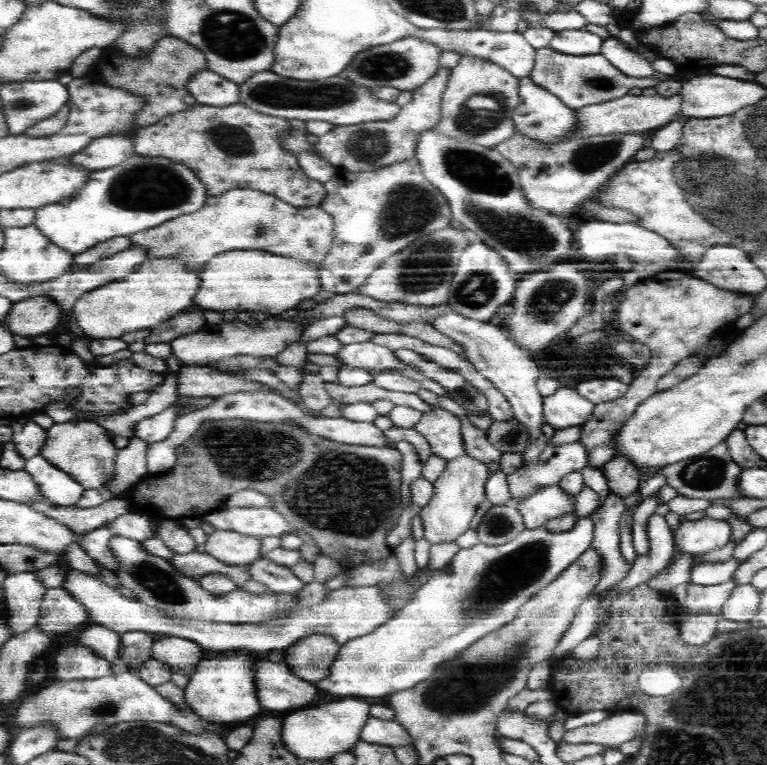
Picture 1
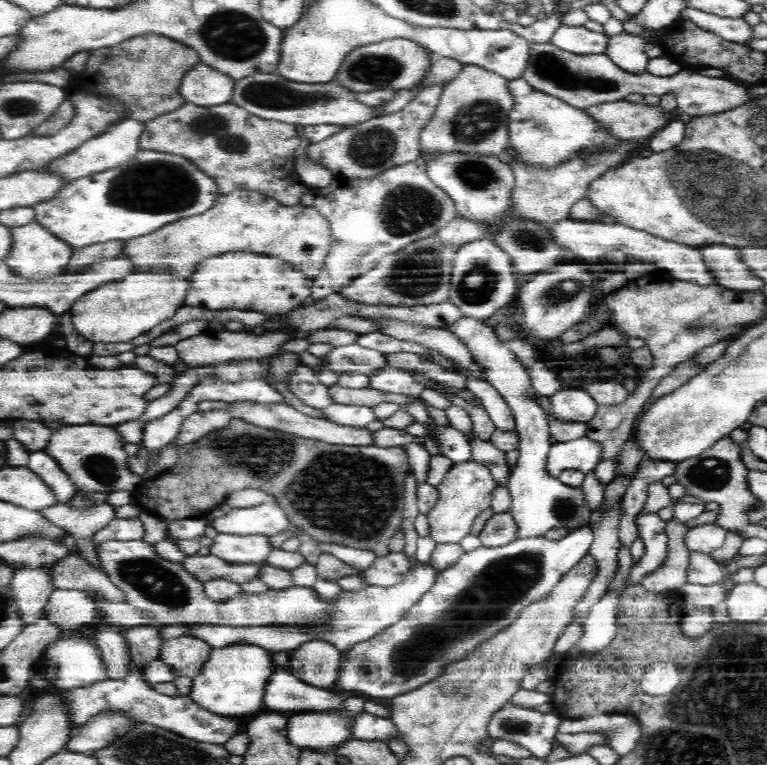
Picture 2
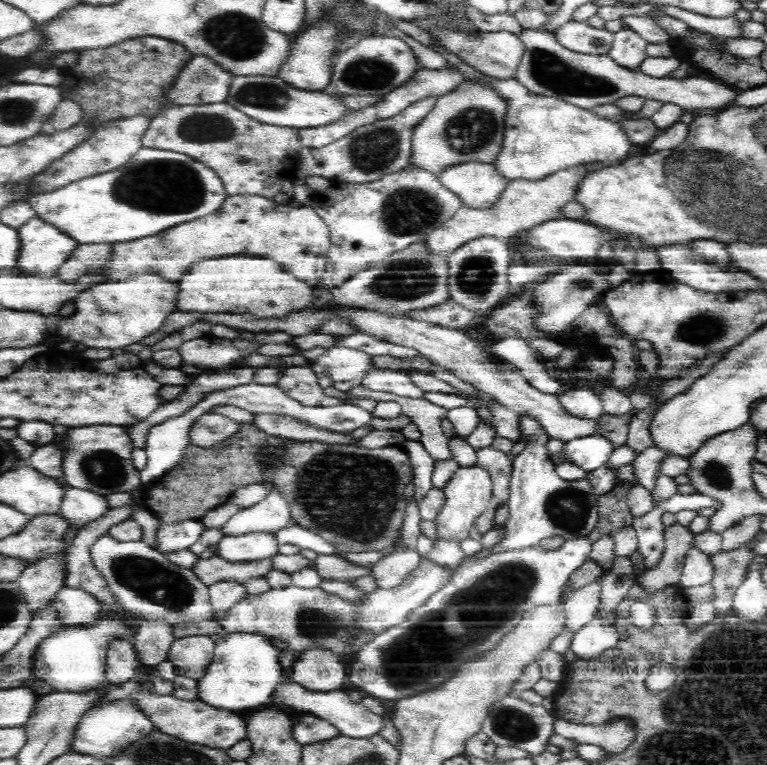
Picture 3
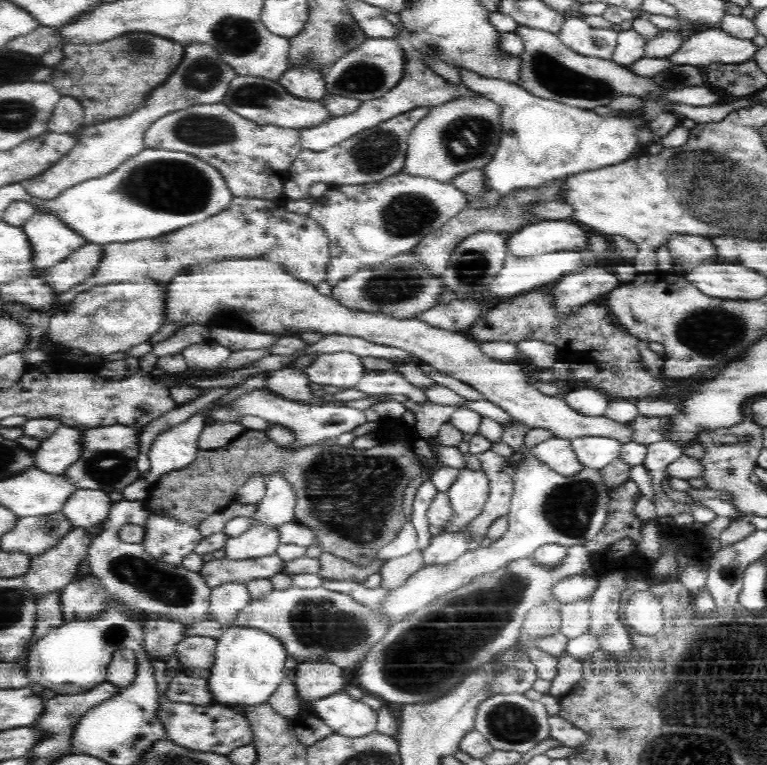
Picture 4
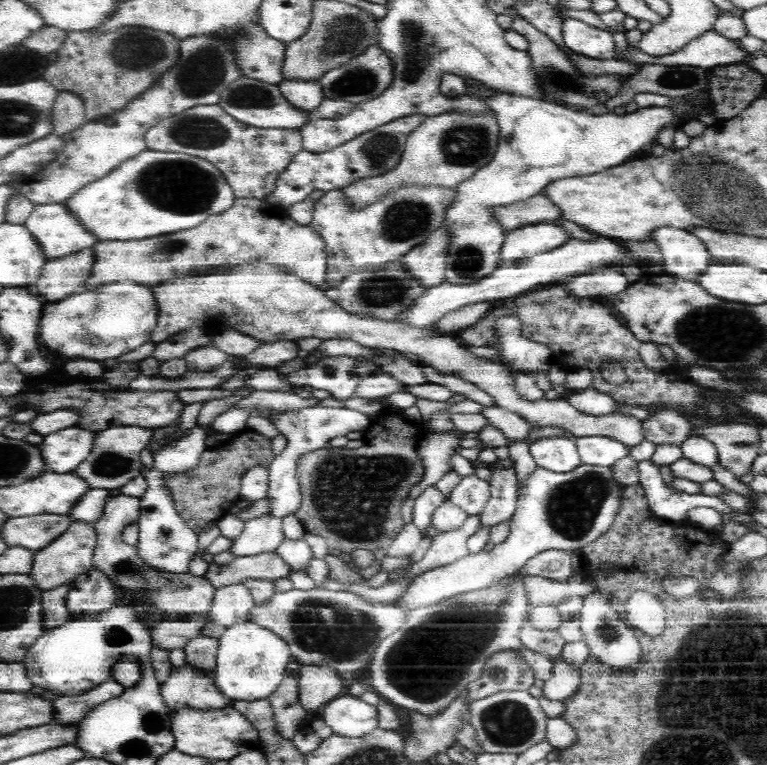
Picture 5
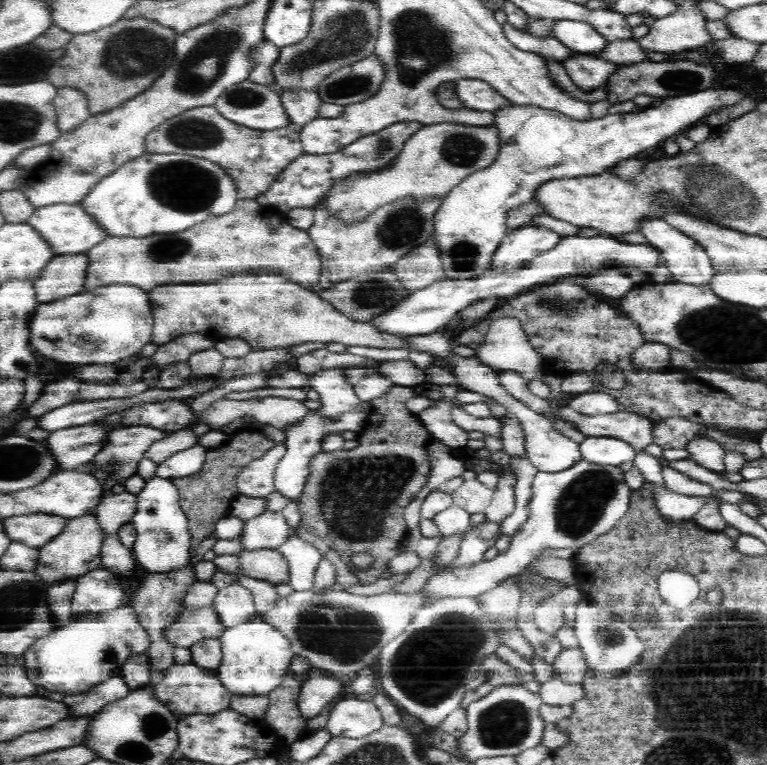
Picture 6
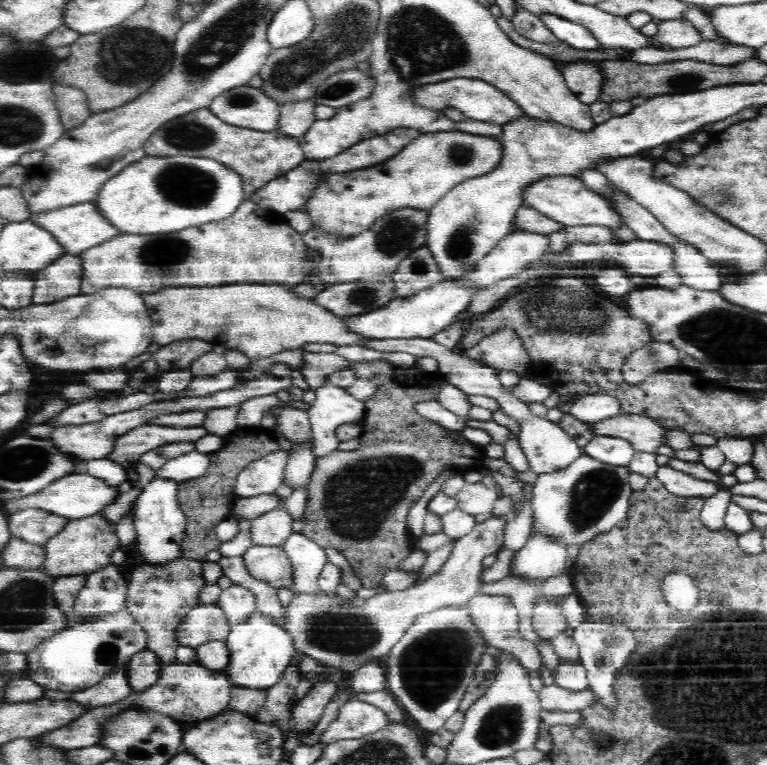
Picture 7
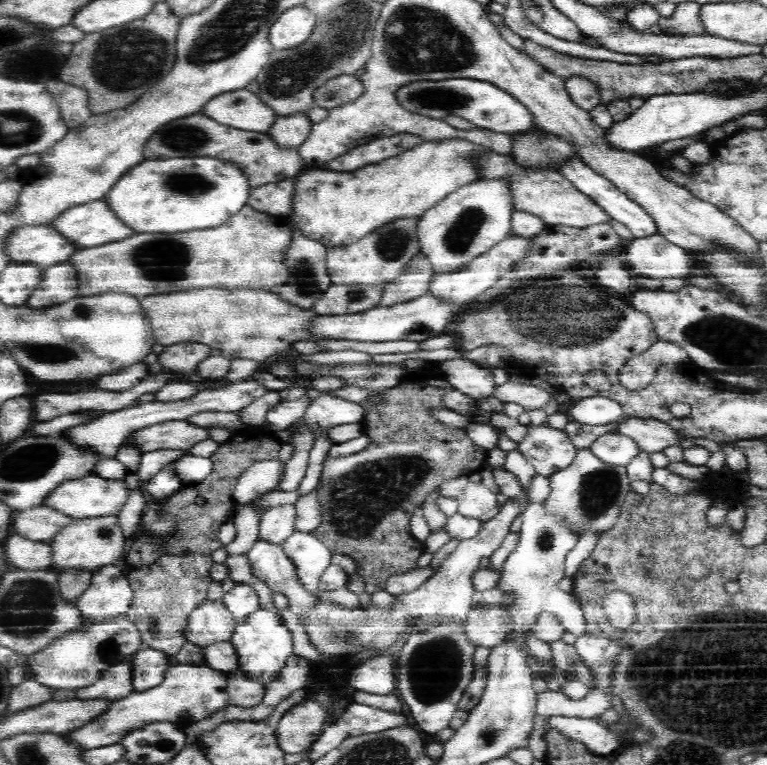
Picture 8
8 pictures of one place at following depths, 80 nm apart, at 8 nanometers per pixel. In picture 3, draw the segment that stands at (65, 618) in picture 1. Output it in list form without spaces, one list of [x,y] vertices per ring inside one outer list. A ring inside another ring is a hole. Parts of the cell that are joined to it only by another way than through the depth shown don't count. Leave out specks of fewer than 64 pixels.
[[[65,586],[50,602],[63,626],[91,625],[105,613],[100,601],[82,588]]]

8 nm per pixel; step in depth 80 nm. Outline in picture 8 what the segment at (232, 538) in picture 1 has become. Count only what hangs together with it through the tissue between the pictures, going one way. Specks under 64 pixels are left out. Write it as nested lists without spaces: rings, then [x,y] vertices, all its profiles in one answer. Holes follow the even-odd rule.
[[[294,505],[276,506],[268,508],[259,518],[258,539],[262,542],[283,544],[283,542],[296,532],[296,508]]]

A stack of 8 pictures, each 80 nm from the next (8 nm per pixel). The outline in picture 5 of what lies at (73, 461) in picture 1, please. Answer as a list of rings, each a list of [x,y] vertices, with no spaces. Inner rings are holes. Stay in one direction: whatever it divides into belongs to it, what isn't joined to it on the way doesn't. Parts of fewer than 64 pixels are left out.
[[[119,425],[98,431],[88,458],[84,459],[72,470],[72,473],[84,478],[90,488],[105,488],[105,490],[120,489],[130,480],[140,476],[142,450],[153,440],[152,429],[138,426]]]

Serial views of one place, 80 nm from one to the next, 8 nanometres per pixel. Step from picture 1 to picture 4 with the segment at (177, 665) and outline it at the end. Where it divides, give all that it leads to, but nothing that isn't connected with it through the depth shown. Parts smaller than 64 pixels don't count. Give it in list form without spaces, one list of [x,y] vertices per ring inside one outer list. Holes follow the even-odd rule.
[[[190,636],[180,642],[175,654],[181,670],[193,677],[207,679],[211,665],[215,662],[217,640],[206,636]]]

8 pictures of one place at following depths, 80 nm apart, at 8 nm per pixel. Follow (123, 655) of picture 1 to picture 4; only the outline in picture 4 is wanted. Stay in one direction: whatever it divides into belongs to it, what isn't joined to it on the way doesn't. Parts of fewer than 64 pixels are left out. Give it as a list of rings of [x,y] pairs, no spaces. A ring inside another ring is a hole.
[[[141,620],[142,629],[144,629],[144,649],[148,653],[150,660],[162,659],[162,661],[168,660],[169,656],[175,654],[180,642],[185,640],[186,628],[188,625],[182,623],[176,623],[171,620]]]

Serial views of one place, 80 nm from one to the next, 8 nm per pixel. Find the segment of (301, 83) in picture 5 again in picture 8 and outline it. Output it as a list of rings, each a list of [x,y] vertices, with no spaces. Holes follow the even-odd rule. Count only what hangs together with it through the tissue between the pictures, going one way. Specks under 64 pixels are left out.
[[[296,111],[278,117],[266,133],[282,147],[298,149],[310,134],[312,125],[308,111]]]

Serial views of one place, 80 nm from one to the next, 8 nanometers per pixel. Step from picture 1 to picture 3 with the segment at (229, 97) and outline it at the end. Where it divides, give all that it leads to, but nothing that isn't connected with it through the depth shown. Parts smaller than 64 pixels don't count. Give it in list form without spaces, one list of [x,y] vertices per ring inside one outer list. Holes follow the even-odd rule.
[[[193,54],[168,90],[169,106],[224,102],[234,77],[210,57]]]

